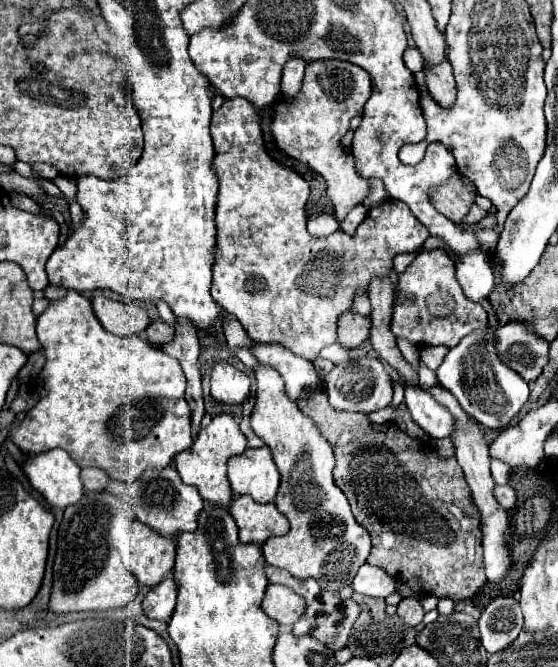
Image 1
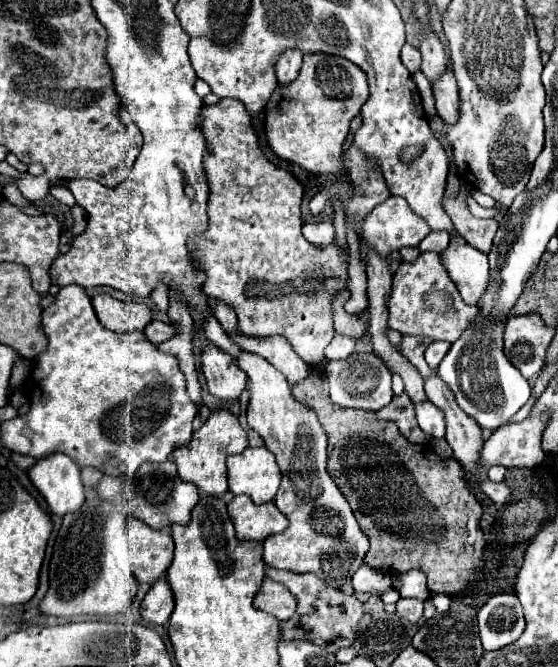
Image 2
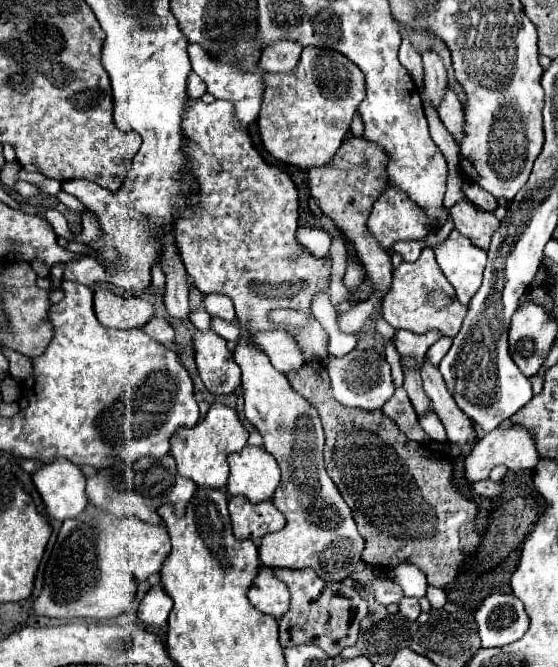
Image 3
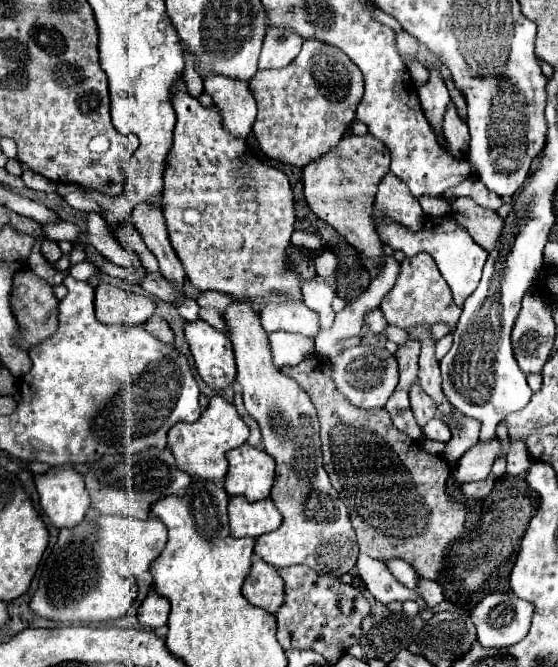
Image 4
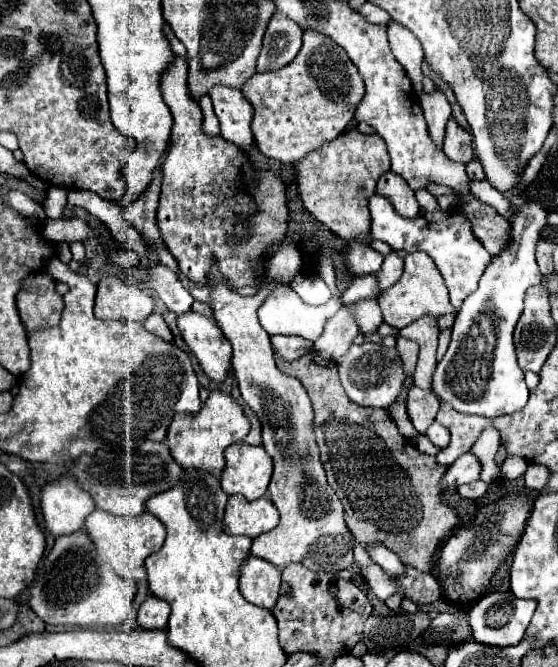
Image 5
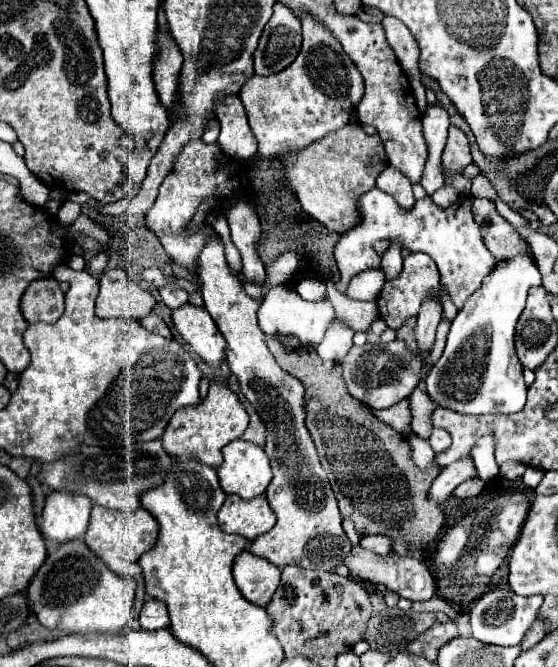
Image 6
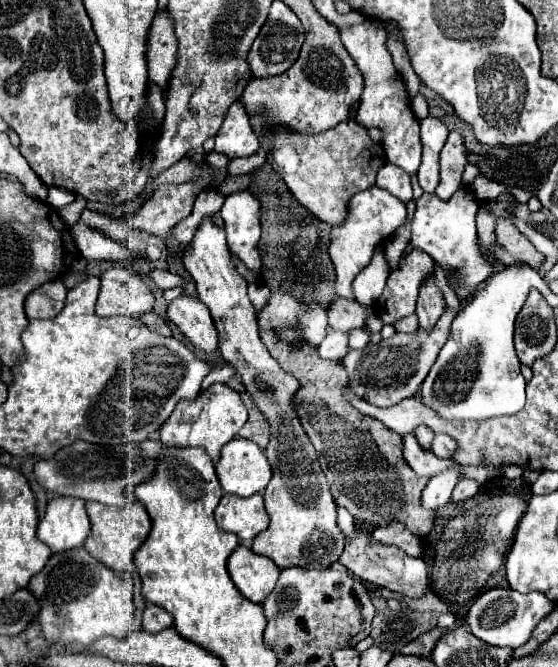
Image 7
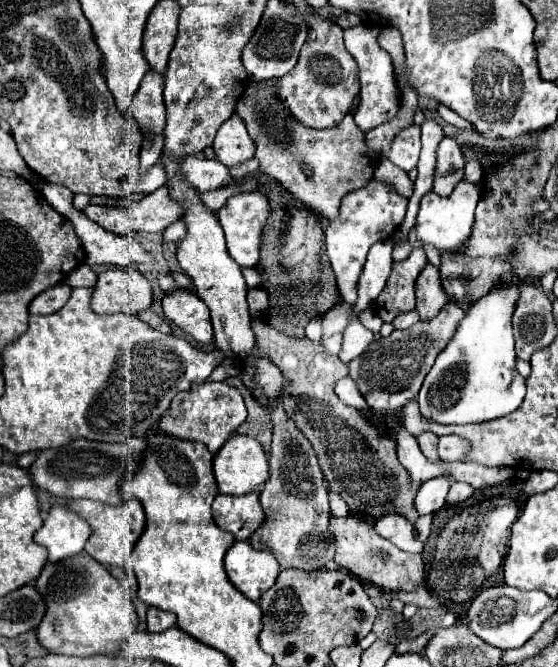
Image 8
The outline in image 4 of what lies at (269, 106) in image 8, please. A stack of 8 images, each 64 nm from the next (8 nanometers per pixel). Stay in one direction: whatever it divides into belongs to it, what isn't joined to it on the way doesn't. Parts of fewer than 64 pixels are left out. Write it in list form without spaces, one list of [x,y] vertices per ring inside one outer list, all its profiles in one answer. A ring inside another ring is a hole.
[[[346,134],[342,136],[340,144],[336,144],[322,160],[312,160],[302,168],[302,182],[304,182],[304,196],[310,206],[310,210],[330,224],[342,238],[346,238],[358,252],[362,252],[368,258],[374,258],[380,262],[384,260],[382,244],[378,240],[378,234],[374,230],[372,222],[372,208],[374,208],[374,196],[376,188],[390,170],[390,154],[386,152],[386,146],[366,134]]]

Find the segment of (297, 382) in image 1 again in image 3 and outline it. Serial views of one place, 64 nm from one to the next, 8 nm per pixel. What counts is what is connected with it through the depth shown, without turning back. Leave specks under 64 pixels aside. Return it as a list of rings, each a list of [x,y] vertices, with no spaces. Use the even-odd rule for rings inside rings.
[[[210,316],[210,324],[212,324],[212,330],[216,334],[220,334],[222,338],[226,338],[228,342],[236,344],[238,338],[240,338],[240,332],[238,332],[238,324],[236,322],[228,322],[220,316]],[[286,330],[256,332],[252,342],[268,354],[272,366],[282,374],[298,370],[304,364],[302,352],[298,352],[298,342]]]

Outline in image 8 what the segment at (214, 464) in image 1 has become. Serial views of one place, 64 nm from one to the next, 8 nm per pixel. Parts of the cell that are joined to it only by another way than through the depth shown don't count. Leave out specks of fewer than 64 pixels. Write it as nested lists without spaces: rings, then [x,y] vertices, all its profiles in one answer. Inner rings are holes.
[[[202,382],[202,384],[194,384],[190,392],[178,392],[178,396],[174,396],[170,408],[162,414],[158,428],[164,434],[182,440],[204,442],[208,450],[214,454],[244,420],[246,420],[246,406],[238,388],[228,386],[226,382]]]

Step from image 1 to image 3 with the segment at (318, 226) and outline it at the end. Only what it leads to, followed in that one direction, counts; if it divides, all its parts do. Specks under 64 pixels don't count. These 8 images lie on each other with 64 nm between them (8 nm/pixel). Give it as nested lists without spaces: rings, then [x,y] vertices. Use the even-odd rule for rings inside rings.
[[[298,228],[296,232],[298,242],[316,258],[322,258],[328,254],[330,248],[330,234],[318,228]]]

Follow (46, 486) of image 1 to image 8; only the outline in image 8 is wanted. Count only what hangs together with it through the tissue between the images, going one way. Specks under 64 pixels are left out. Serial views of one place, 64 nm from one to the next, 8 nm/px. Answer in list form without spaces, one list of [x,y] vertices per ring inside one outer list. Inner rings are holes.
[[[52,506],[44,526],[34,534],[34,542],[48,550],[48,564],[84,554],[88,538],[90,526],[70,512],[68,506]]]

